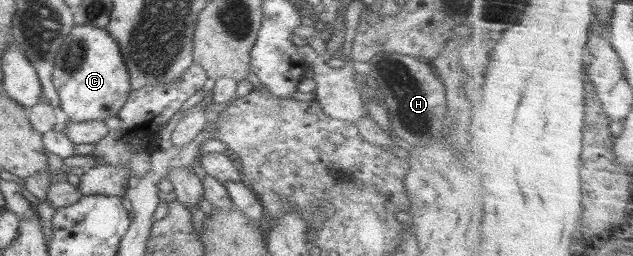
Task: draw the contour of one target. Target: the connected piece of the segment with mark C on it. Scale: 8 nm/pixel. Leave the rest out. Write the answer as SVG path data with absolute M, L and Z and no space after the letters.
M74 24L55 56L52 82L58 93L59 108L76 122L110 118L123 107L132 89L116 39L106 28L93 24Z

